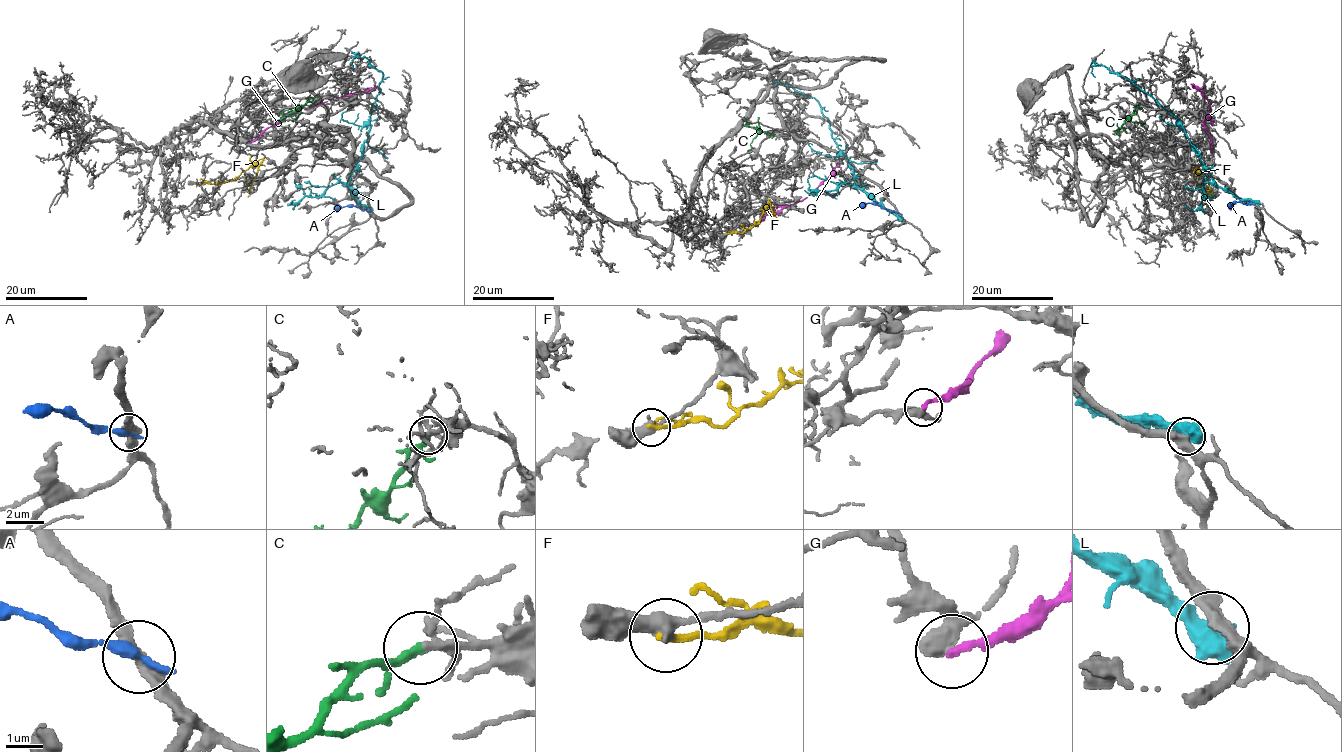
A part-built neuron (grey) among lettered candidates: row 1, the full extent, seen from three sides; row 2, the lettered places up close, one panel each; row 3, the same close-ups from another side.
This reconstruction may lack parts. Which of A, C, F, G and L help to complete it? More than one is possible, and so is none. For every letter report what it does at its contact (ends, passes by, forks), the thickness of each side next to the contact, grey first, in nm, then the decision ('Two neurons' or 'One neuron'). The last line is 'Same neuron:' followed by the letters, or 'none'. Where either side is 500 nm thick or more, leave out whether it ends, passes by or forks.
A: It ends there. Thickness 400 nm (grey) against 380 nm. Two neurons
C: It ends there. Thickness 180 nm (grey) against 240 nm. One neuron
F: It ends there. Thickness 400 nm (grey) against 200 nm. Two neurons
G: It ends there. Thickness 400 nm (grey) against 200 nm. Two neurons
L: Thickness 400 nm (grey) against 850 nm. Two neurons
Same neuron: C

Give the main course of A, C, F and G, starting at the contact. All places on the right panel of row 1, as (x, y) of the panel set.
A: (1251, 204), (1231, 203), (1230, 207)
C: (1140, 104), (1126, 118), (1122, 127), (1125, 129), (1115, 123)
F: (1207, 197), (1213, 194), (1205, 180), (1195, 171), (1199, 191), (1213, 200)
G: (1211, 151), (1212, 142), (1203, 123), (1209, 115), (1209, 102), (1190, 83)

